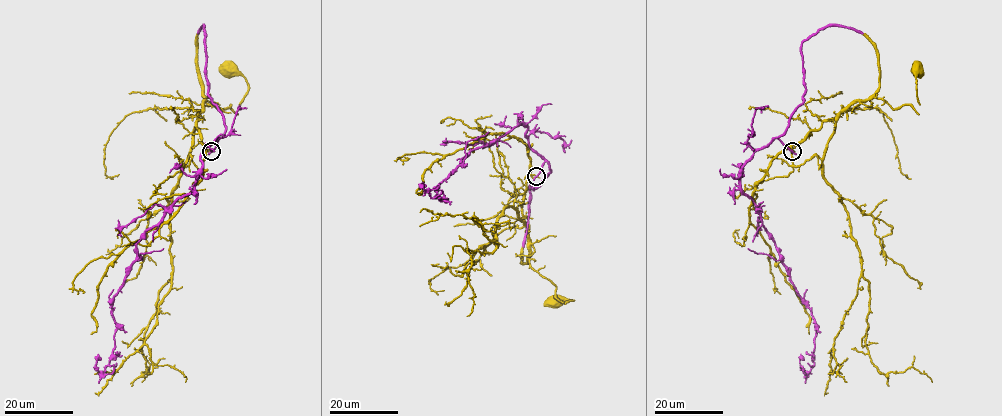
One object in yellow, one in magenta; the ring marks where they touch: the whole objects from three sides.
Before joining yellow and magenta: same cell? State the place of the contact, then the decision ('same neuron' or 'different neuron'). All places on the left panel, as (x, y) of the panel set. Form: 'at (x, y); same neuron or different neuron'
at (211, 151); same neuron

